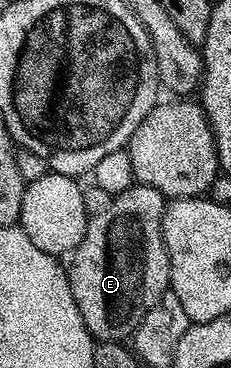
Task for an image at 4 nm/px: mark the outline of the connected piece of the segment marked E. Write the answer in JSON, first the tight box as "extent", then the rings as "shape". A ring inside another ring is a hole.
{"extent":[67,185,171,343],"shape":[[[132,185],[132,187],[125,189],[121,194],[114,196],[108,203],[111,203],[108,207],[101,208],[96,215],[94,212],[88,218],[85,237],[81,241],[78,249],[70,256],[69,262],[71,262],[71,267],[69,263],[67,280],[71,286],[73,297],[77,301],[77,309],[85,321],[85,329],[91,334],[92,340],[98,341],[99,343],[123,343],[134,336],[141,317],[145,317],[145,313],[149,313],[149,309],[153,309],[153,305],[157,305],[157,301],[161,301],[161,297],[171,286],[171,262],[167,256],[167,246],[163,240],[163,208],[165,206],[165,200],[161,193],[157,193],[157,189],[142,185]]]}

